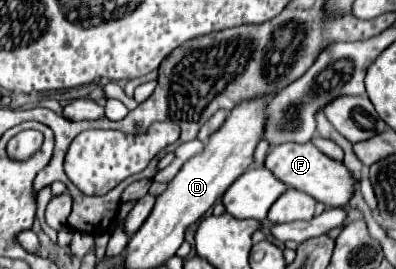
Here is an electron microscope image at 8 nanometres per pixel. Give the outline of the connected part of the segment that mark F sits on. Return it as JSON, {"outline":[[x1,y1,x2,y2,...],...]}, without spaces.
{"outline":[[286,143,286,145,272,147,266,155,264,167,270,169,286,185,312,195,314,199,322,201,324,205,336,205,336,207,348,205,350,197,354,195,356,187,360,185,360,181,348,171,348,167,342,161,336,161,336,159,324,155,312,143]]}

